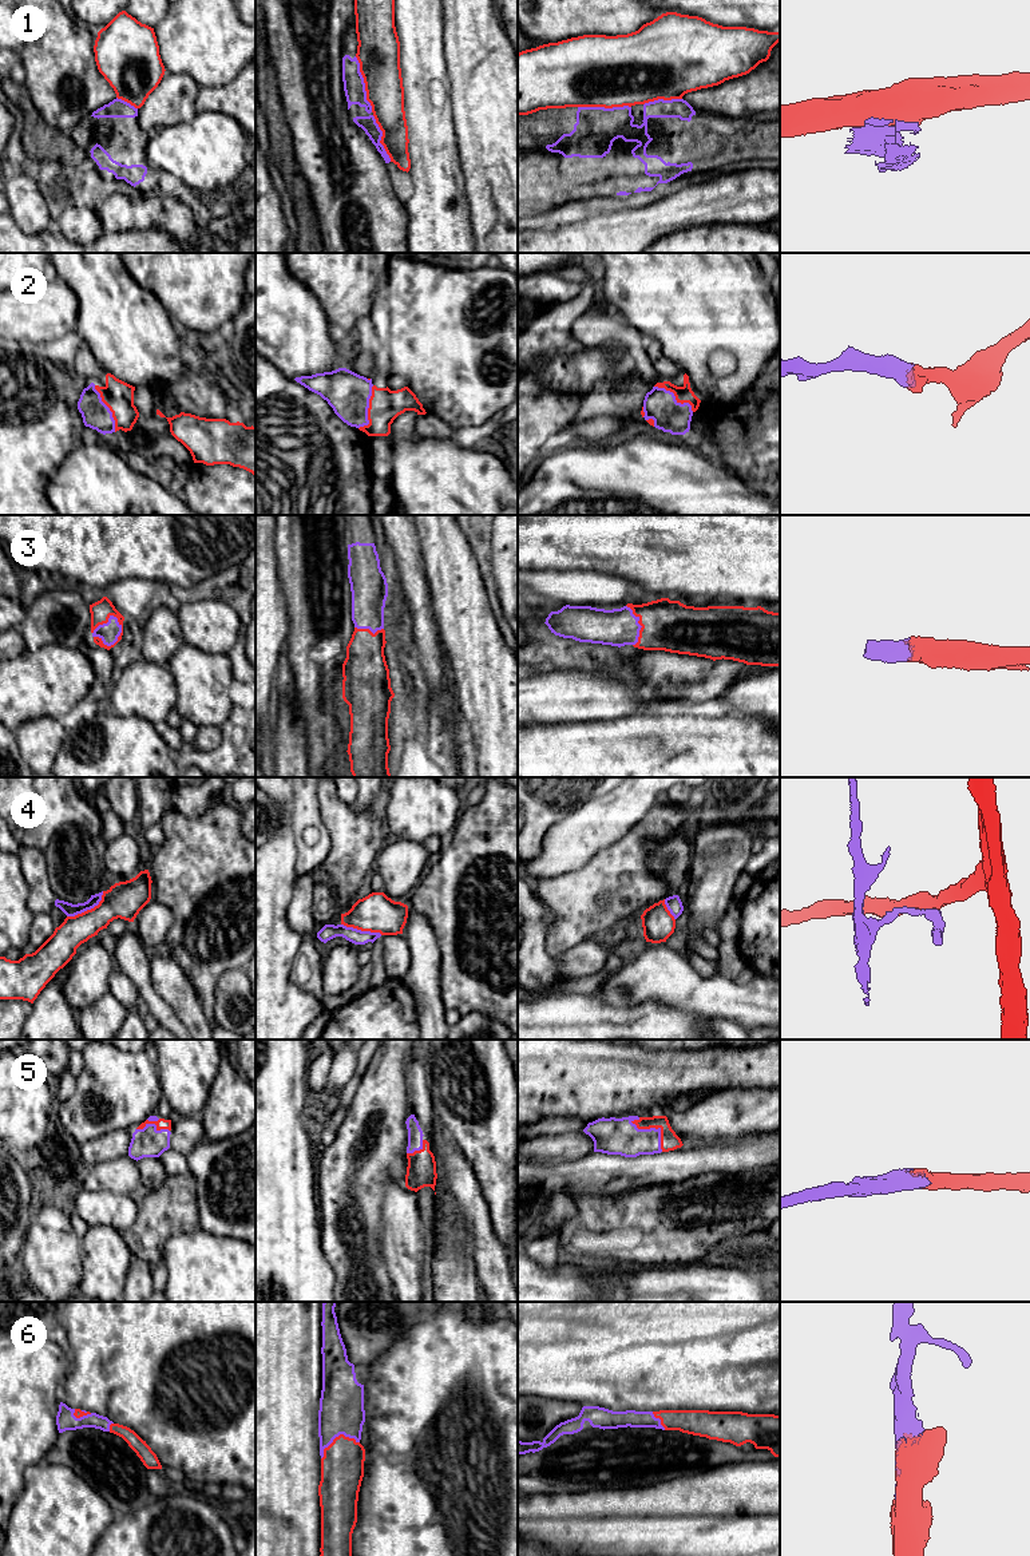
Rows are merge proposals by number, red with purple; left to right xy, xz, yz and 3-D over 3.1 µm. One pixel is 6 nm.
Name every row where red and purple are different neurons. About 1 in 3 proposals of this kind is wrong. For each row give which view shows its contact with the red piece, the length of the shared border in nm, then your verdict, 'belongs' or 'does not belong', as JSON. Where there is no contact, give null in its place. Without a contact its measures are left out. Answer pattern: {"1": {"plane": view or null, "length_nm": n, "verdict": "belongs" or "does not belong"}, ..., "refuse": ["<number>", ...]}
{"1": {"plane": "xz", "length_nm": 360, "verdict": "does not belong"}, "2": {"plane": "xz", "length_nm": 280, "verdict": "belongs"}, "3": {"plane": "xy", "length_nm": 200, "verdict": "belongs"}, "4": {"plane": "xy", "length_nm": 280, "verdict": "does not belong"}, "5": {"plane": "yz", "length_nm": 260, "verdict": "belongs"}, "6": {"plane": "xz", "length_nm": 260, "verdict": "belongs"}, "refuse": ["1", "4"]}

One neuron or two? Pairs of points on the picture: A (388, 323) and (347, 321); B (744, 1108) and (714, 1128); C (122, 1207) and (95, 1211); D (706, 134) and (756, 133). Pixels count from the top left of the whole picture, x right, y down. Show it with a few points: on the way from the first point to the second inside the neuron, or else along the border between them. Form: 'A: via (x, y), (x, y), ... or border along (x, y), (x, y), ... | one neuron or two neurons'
A: border along (379, 285), (368, 315) | two neurons
B: via (737, 1112), (721, 1121) | one neuron
C: via (115, 1208), (102, 1208) | one neuron
D: via (718, 134), (744, 134) | one neuron

